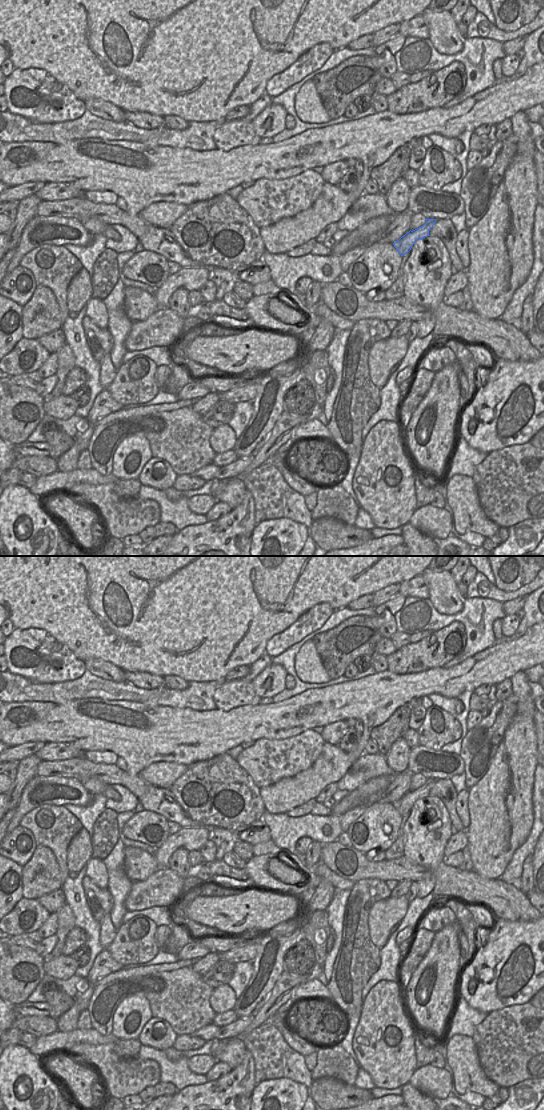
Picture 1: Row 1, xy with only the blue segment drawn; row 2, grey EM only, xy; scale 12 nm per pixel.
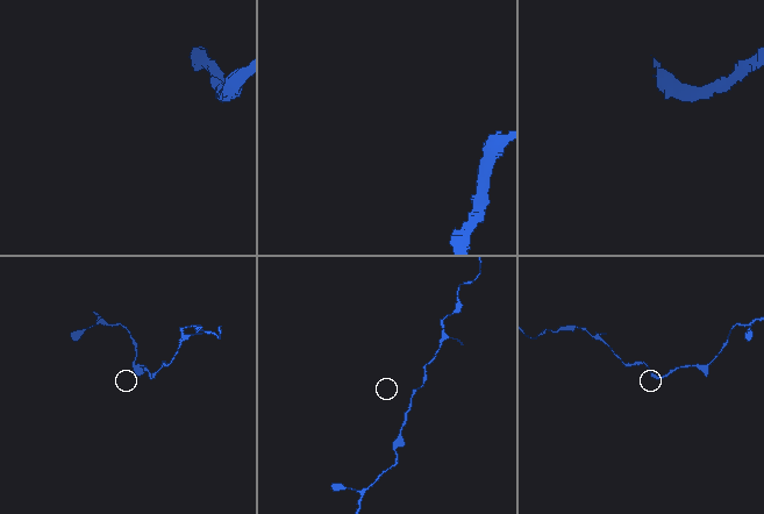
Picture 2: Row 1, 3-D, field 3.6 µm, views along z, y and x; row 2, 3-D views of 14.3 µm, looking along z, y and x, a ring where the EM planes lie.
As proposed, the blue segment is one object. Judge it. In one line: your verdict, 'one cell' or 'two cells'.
one cell

